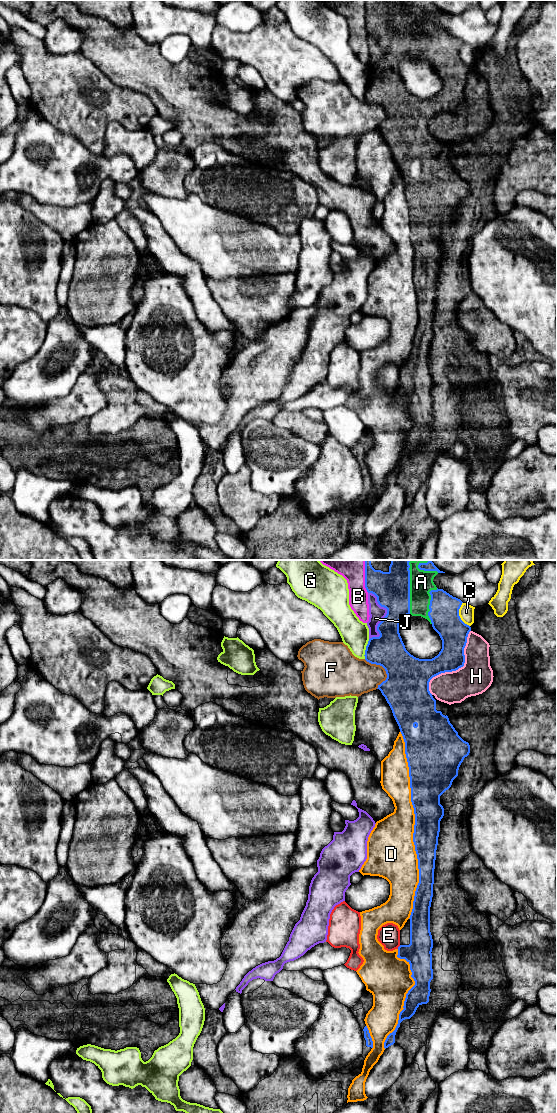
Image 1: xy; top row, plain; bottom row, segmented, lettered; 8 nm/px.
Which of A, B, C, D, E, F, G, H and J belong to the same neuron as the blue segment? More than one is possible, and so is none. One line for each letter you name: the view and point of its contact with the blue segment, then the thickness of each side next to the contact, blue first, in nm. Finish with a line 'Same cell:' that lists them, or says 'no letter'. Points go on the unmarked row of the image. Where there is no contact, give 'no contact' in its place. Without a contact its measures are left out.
A: contact xy (409, 25); calibres 280 and 190 nm
Same cell: A

